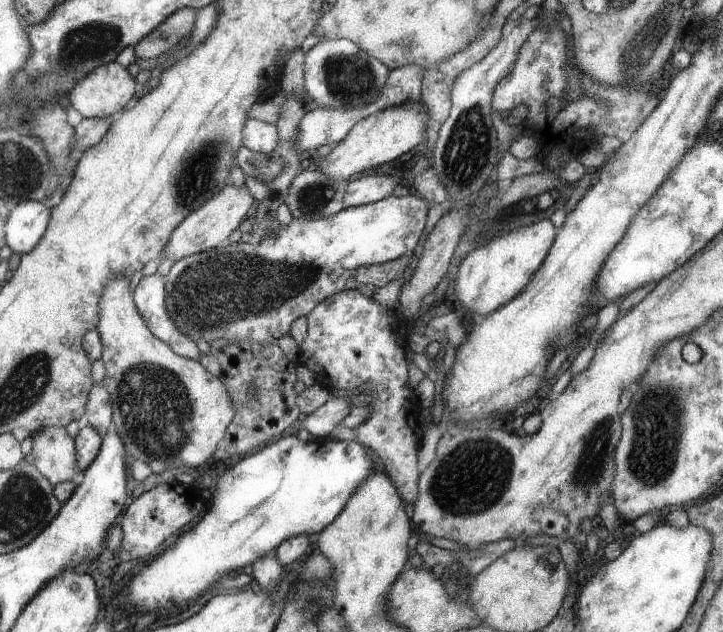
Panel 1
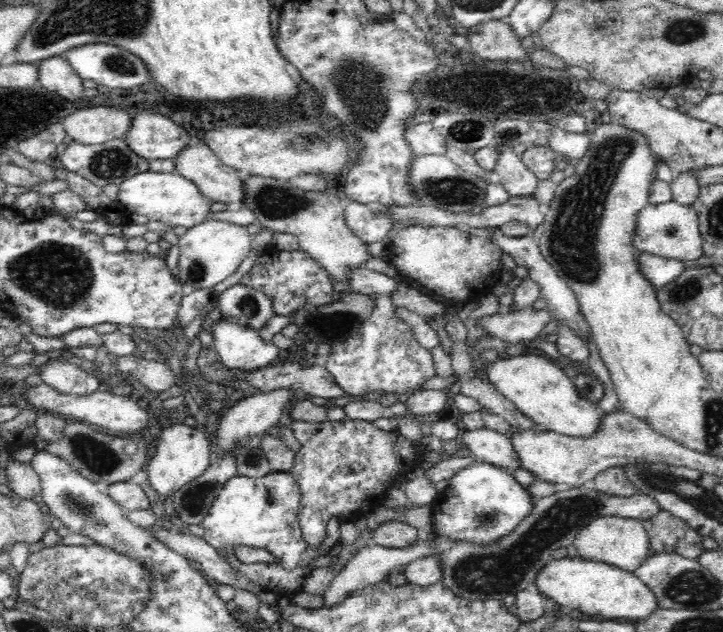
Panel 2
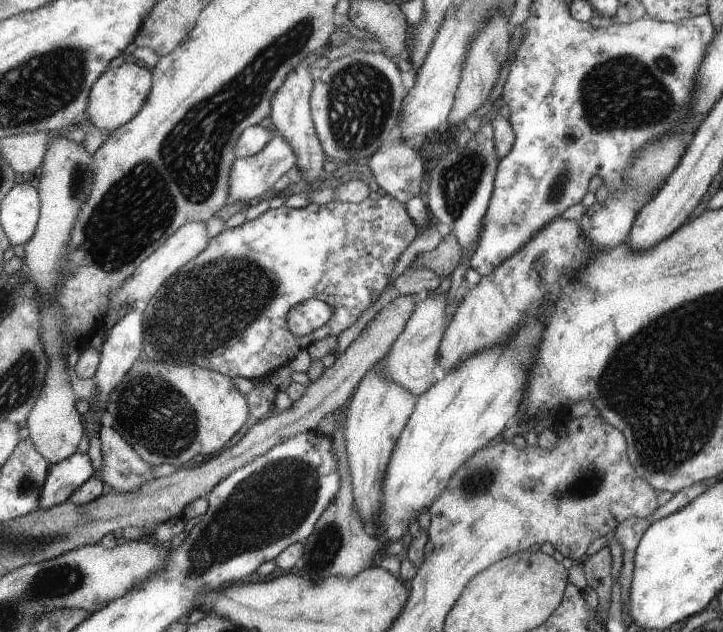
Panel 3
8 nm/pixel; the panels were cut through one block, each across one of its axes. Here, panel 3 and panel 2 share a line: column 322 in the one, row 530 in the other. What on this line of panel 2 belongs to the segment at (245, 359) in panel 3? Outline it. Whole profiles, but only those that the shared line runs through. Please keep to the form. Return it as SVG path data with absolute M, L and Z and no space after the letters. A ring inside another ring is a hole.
M272 472L258 479L234 476L224 484L224 488L216 496L208 514L201 522L205 530L203 539L213 546L218 555L225 559L236 573L245 576L251 584L271 594L294 596L303 589L305 580L312 574L306 568L306 564L322 554L328 555L328 550L336 546L340 538L338 530L340 520L338 516L332 516L327 522L325 540L321 547L311 548L306 543L306 539L302 538L302 529L298 520L302 505L302 491L297 478L292 477L289 472ZM237 546L267 550L276 558L276 562L244 564L238 560L234 552Z

